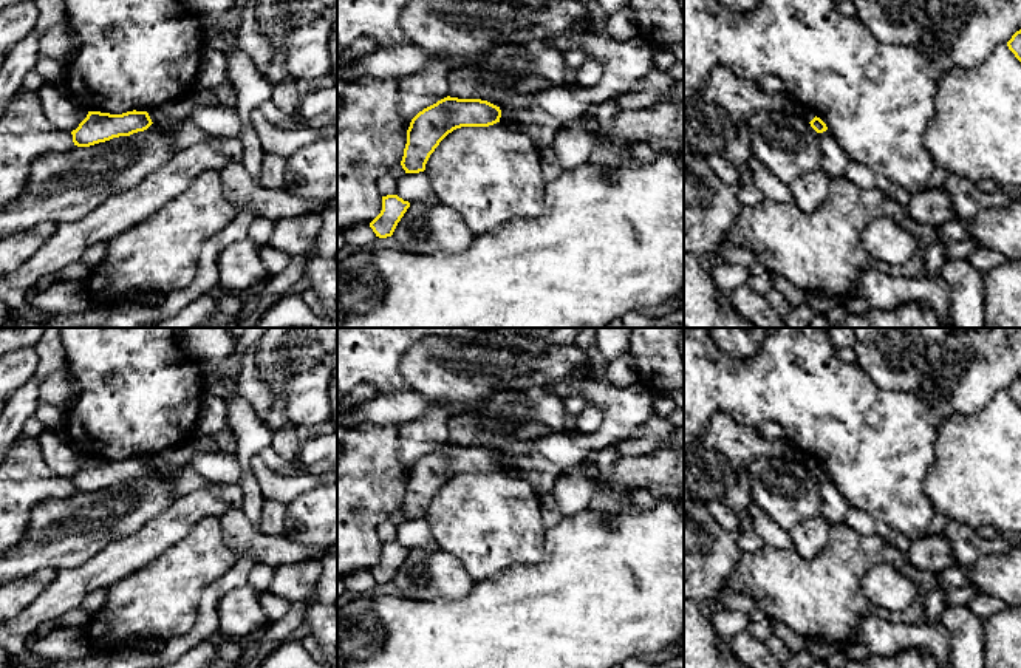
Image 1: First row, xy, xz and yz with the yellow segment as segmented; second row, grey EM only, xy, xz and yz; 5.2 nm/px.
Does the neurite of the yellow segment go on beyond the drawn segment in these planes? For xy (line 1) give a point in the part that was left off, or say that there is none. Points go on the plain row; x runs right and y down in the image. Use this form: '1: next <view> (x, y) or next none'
1: next none

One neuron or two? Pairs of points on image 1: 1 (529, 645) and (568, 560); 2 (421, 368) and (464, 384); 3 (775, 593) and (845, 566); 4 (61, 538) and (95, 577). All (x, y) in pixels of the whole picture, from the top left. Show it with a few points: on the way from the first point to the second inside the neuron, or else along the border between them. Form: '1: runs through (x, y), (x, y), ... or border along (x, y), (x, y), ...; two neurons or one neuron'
1: runs through (551, 623), (568, 606), (568, 582); one neuron
2: runs through (432, 368), (441, 368), (454, 374); one neuron
3: runs through (792, 593), (819, 593), (828, 583); one neuron
4: border along (112, 541), (81, 565), (59, 571); two neurons

